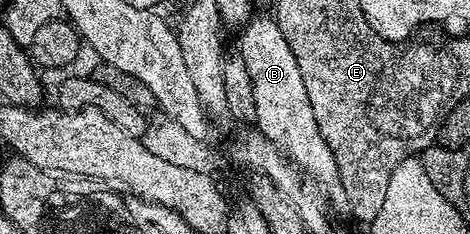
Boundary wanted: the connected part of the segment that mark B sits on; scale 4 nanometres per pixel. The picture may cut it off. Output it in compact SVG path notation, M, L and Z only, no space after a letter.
M253 17L241 29L240 47L238 53L247 65L248 76L252 79L252 88L256 101L256 128L266 139L274 144L290 159L291 162L307 177L310 177L327 195L327 199L335 205L345 205L346 190L342 186L341 170L336 164L335 154L330 148L330 143L320 132L319 124L316 123L316 114L312 109L312 102L308 97L308 90L304 87L301 79L299 64L292 53L292 48L284 39L284 34L275 20L271 17Z

